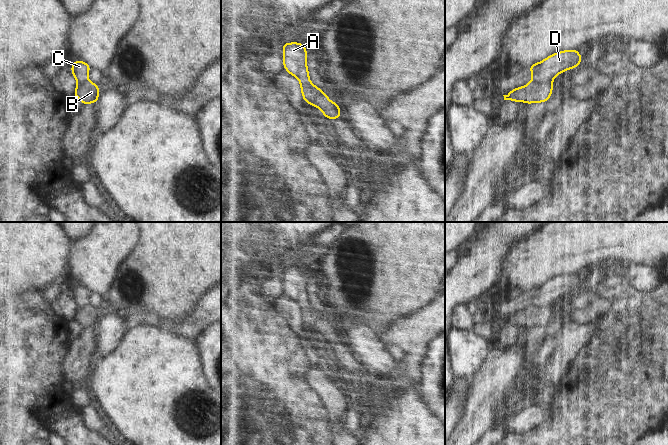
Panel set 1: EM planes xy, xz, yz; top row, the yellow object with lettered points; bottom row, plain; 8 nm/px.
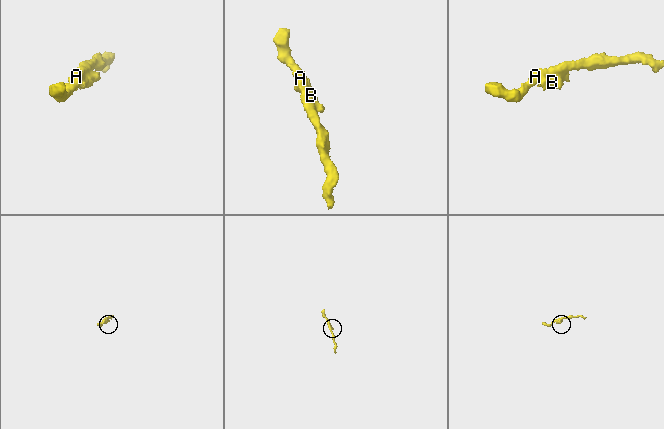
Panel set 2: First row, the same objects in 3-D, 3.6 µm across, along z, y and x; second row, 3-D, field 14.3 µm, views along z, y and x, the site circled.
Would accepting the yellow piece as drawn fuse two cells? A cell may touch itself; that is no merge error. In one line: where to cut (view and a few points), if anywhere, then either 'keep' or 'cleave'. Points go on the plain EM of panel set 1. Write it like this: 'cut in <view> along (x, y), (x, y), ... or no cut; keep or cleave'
cut in xz along (311, 308), (312, 328); cleave

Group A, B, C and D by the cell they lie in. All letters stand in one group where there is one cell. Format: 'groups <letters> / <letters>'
groups A C D / B

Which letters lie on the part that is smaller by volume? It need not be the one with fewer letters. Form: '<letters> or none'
B

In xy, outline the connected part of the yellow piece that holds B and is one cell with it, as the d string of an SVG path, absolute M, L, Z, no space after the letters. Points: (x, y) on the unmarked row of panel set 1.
M88 304L82 308L77 308L73 320L78 322L83 329L87 329L98 326L99 315L99 308Z

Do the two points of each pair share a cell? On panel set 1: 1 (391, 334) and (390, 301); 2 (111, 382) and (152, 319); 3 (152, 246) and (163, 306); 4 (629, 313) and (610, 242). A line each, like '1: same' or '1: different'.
1: different
2: different
3: same
4: different

